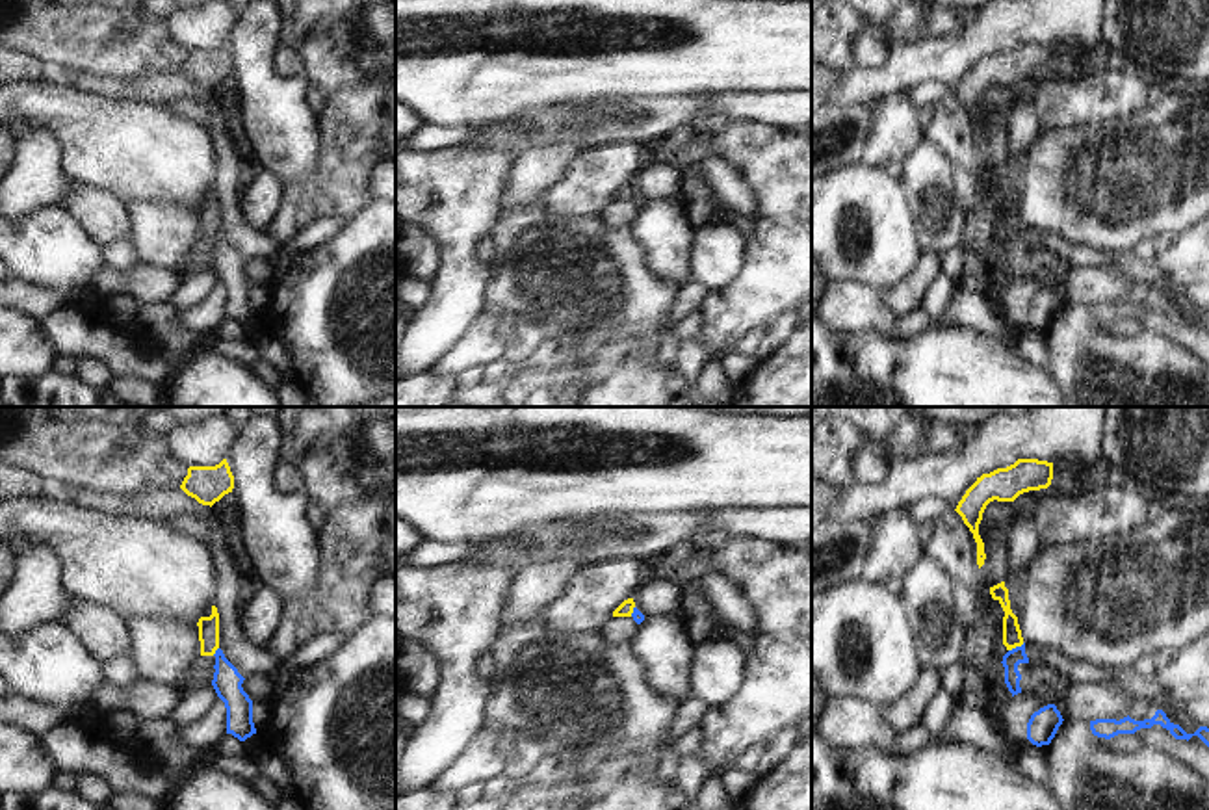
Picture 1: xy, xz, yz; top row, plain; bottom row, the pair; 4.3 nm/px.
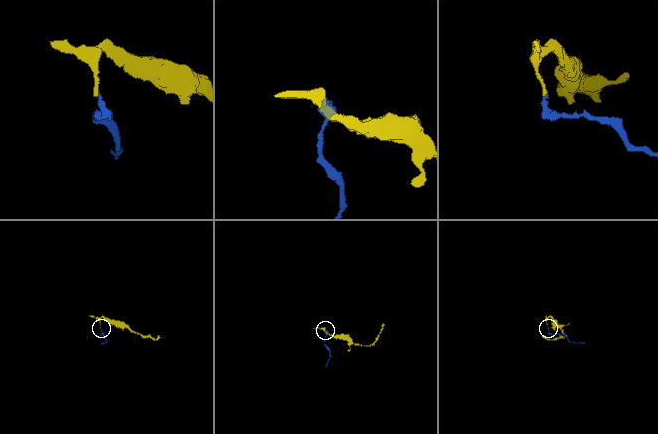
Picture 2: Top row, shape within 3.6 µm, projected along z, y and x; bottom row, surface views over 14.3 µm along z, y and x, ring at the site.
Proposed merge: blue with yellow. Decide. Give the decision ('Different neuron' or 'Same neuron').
Different neuron.

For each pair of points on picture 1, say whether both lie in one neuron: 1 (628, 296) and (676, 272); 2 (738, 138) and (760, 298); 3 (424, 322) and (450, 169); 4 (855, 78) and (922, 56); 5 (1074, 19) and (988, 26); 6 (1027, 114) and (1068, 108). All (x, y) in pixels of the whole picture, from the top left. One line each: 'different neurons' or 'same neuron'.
1: different neurons
2: same neuron
3: same neuron
4: same neuron
5: same neuron
6: different neurons

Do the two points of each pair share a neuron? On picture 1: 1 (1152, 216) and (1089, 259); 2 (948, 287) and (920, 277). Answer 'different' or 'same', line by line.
1: different
2: different

